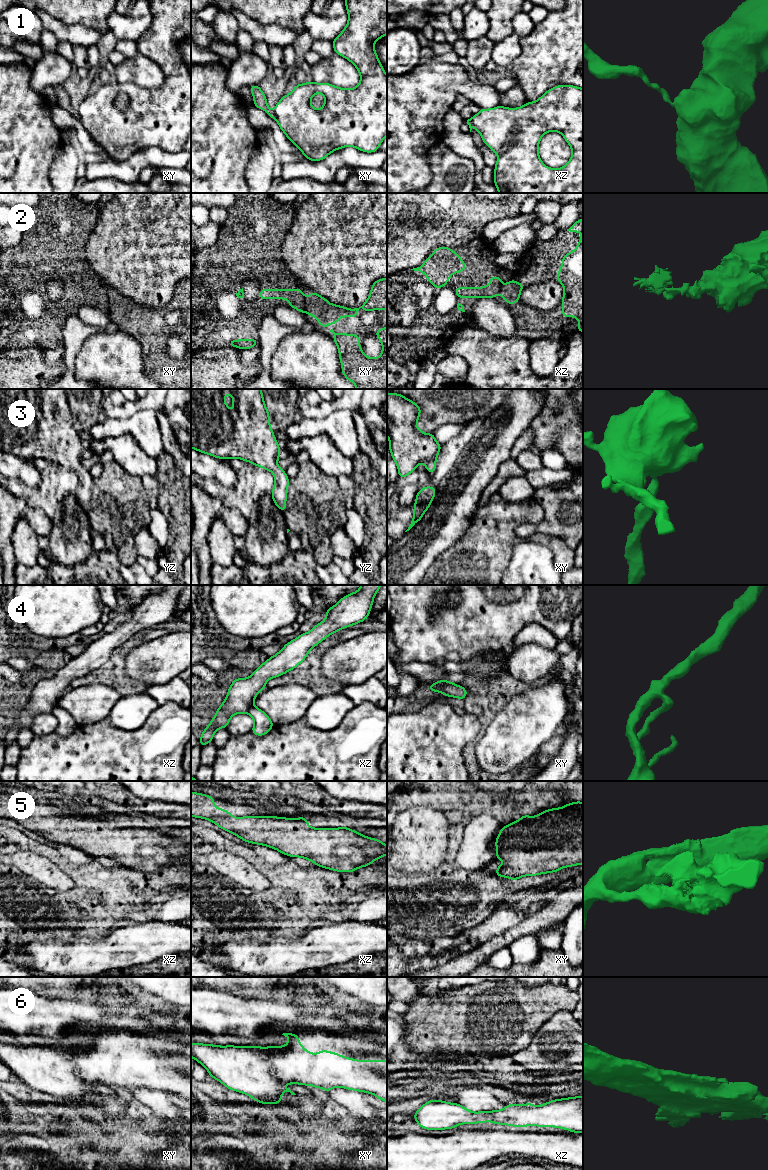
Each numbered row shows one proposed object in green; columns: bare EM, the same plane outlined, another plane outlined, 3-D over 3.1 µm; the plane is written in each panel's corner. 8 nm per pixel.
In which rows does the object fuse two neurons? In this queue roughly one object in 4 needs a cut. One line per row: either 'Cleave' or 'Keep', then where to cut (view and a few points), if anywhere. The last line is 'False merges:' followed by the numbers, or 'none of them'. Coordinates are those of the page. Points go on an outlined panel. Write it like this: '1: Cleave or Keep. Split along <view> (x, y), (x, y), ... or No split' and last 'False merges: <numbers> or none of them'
1: Cleave. Split along xy (273, 111), (276, 119)
2: Cleave. Split along xy (303, 297), (304, 312)
3: Keep. No split
4: Keep. No split
5: Keep. No split
6: Keep. No split
False merges: 1, 2

